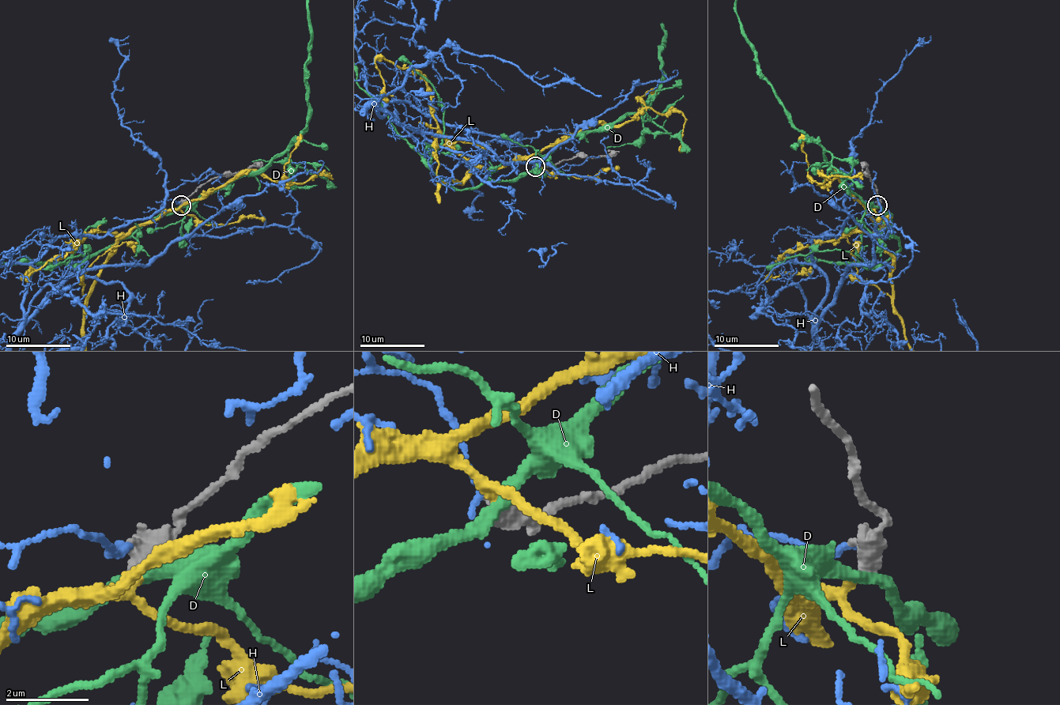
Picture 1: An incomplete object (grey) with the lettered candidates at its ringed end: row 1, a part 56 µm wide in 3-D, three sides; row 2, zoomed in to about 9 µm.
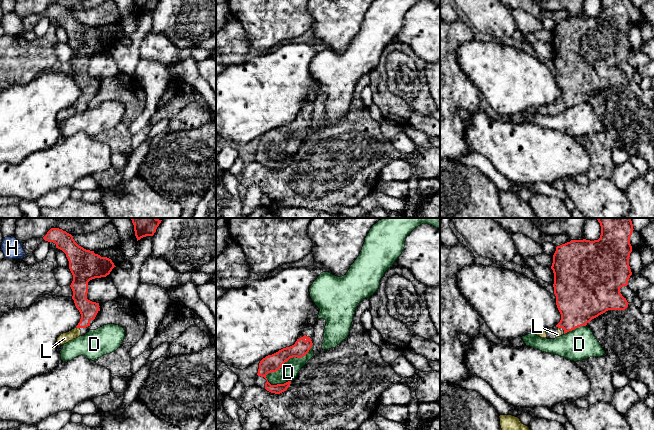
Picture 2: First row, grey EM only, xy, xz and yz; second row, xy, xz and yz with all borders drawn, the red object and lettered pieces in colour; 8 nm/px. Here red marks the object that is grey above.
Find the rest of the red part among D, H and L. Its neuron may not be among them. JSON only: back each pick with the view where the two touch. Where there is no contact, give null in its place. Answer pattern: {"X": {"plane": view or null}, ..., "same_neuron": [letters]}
{"L": {"plane": "xy"}, "same_neuron": ["L"]}

